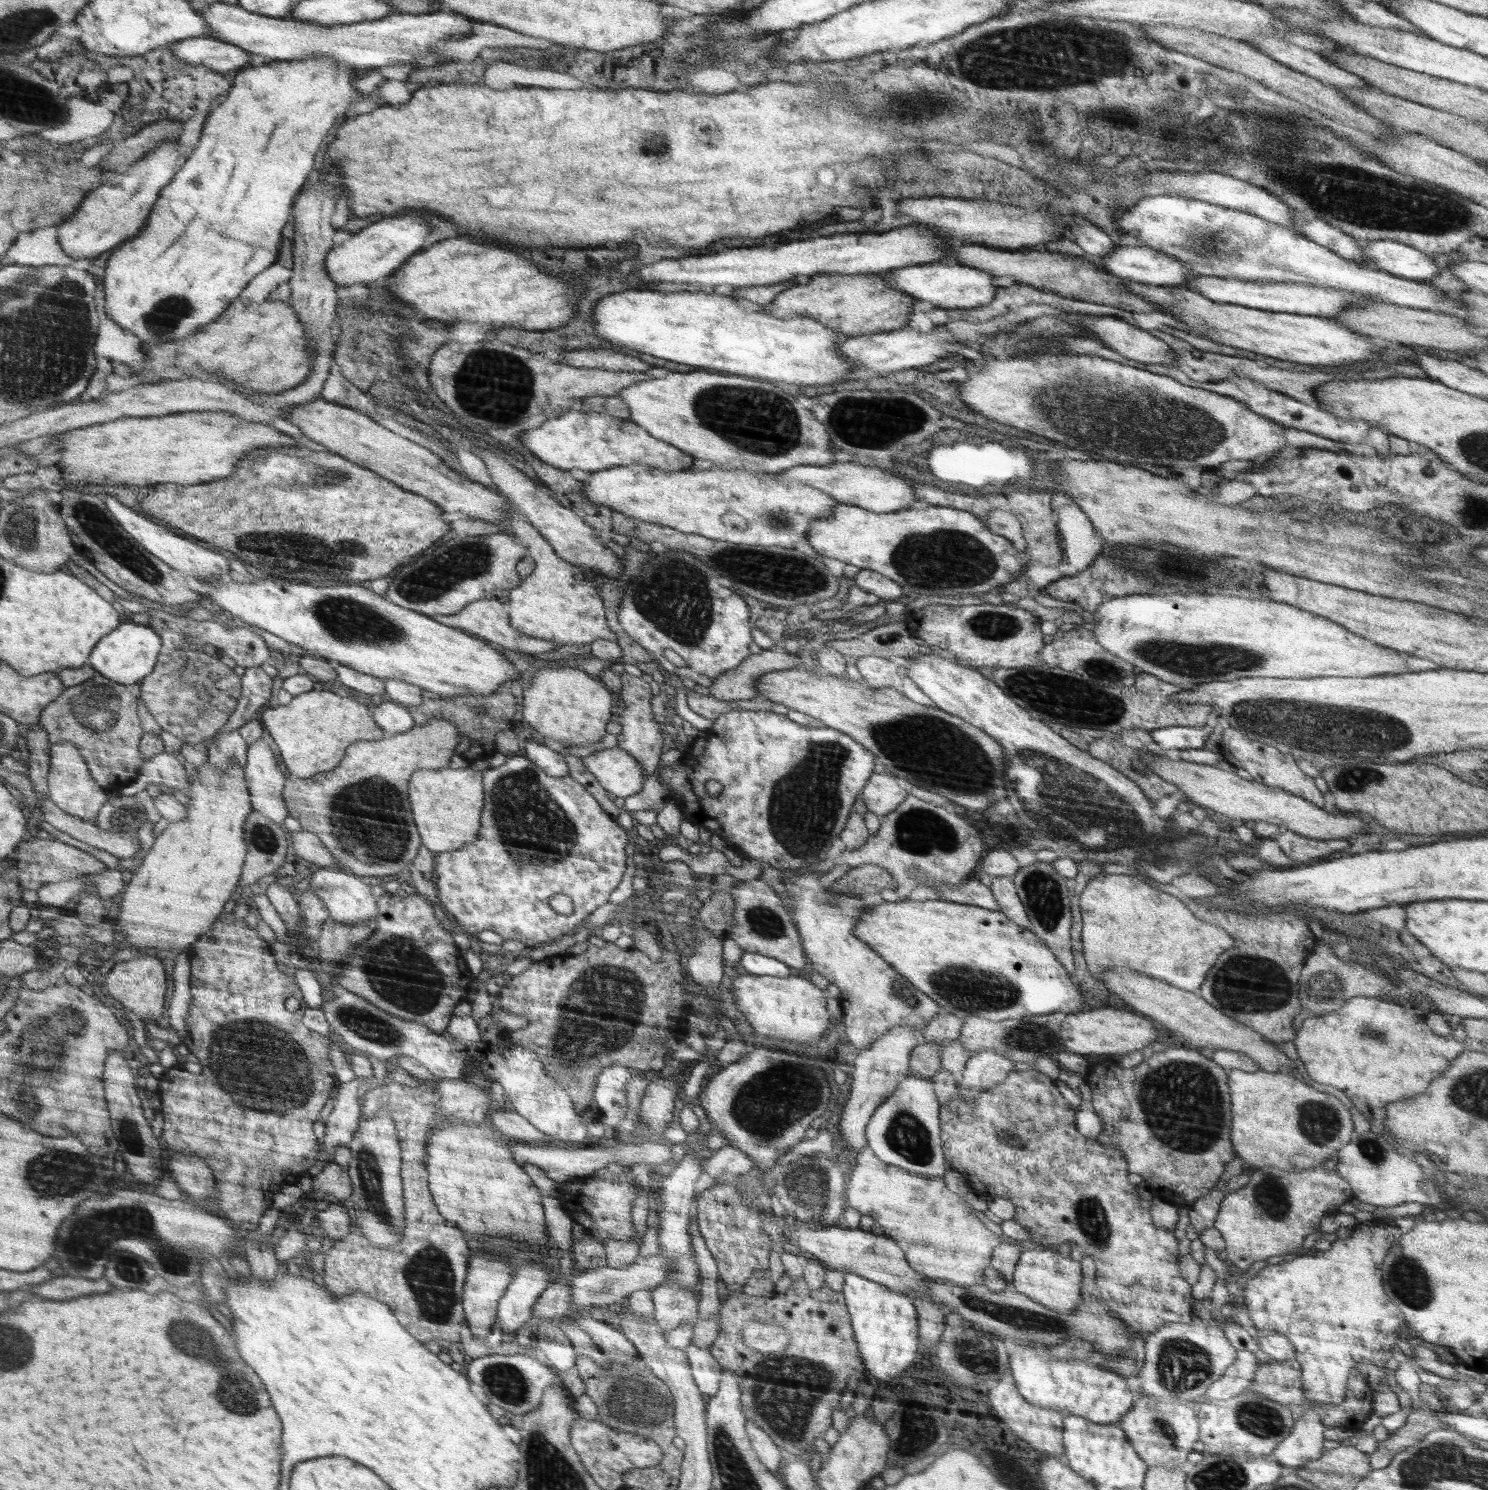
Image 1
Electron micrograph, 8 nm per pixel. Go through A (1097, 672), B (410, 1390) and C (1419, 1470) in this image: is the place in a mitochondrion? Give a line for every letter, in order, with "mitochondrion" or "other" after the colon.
A: mitochondrion
B: other
C: mitochondrion

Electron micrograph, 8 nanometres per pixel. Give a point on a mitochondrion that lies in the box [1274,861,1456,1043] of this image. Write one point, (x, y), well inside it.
(1325, 988)

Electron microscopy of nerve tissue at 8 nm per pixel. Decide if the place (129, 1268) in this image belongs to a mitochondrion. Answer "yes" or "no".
yes

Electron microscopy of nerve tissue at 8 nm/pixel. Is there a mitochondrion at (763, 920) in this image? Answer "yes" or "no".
yes

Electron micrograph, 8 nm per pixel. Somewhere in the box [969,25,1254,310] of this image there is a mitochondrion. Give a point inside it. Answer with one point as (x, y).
(1117, 117)

